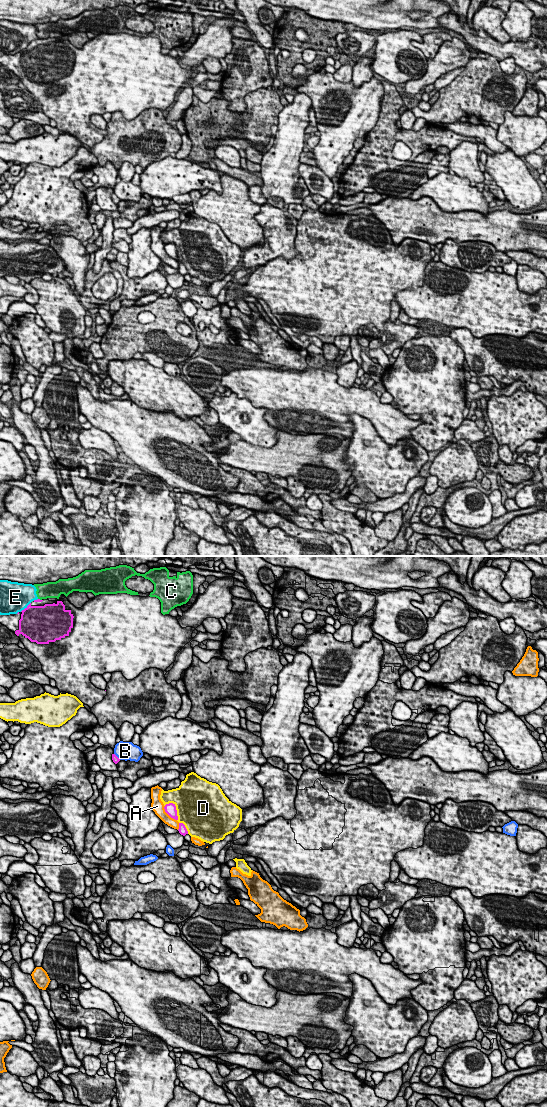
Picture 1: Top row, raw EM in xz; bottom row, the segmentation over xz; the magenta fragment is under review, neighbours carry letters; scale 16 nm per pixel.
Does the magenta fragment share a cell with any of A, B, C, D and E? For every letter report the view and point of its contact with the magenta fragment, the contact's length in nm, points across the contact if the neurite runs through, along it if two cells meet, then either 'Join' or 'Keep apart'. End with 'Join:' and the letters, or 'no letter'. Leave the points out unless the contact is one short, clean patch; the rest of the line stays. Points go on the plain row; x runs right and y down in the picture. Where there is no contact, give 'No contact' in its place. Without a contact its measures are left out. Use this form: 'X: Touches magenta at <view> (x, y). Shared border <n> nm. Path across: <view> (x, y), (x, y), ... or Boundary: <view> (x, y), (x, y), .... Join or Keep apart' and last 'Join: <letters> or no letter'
A: Touches magenta at xz (168, 254). Shared border 320 nm. Keep apart
B: Touches magenta at xz (116, 196). Shared border 150 nm. Keep apart
C: Touches magenta at xz (39, 39). Shared border 70 nm. Boundary: xz (38, 38), (41, 40). Keep apart
D: Touches magenta at xz (175, 249). Shared border 340 nm. Keep apart
E: Touches magenta at xz (25, 48). Shared border 240 nm. Keep apart
Join: no letter

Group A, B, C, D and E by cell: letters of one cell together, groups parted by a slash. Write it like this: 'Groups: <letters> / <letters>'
Groups: A / B / C / D / E

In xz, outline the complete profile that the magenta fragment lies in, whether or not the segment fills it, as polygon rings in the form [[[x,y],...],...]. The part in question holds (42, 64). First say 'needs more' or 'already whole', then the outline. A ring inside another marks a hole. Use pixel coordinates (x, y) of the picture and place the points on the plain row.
needs more | [[[127,33],[117,34],[99,34],[93,39],[86,42],[81,48],[76,48],[71,44],[67,38],[58,39],[57,41],[49,41],[48,39],[37,39],[32,41],[24,50],[17,54],[0,55],[0,63],[6,66],[9,70],[14,72],[24,84],[25,88],[32,93],[41,103],[43,113],[50,119],[56,121],[56,127],[60,132],[66,132],[76,136],[83,144],[88,145],[90,148],[101,142],[107,135],[106,130],[96,128],[90,121],[90,117],[94,114],[103,115],[104,113],[121,112],[127,120],[133,120],[142,111],[149,108],[157,108],[163,112],[176,100],[178,91],[189,83],[192,78],[192,73],[195,68],[186,67],[182,68],[177,60],[177,57],[172,57],[169,54],[163,55],[161,53],[161,42],[156,37],[140,37],[137,35],[130,35]]]

